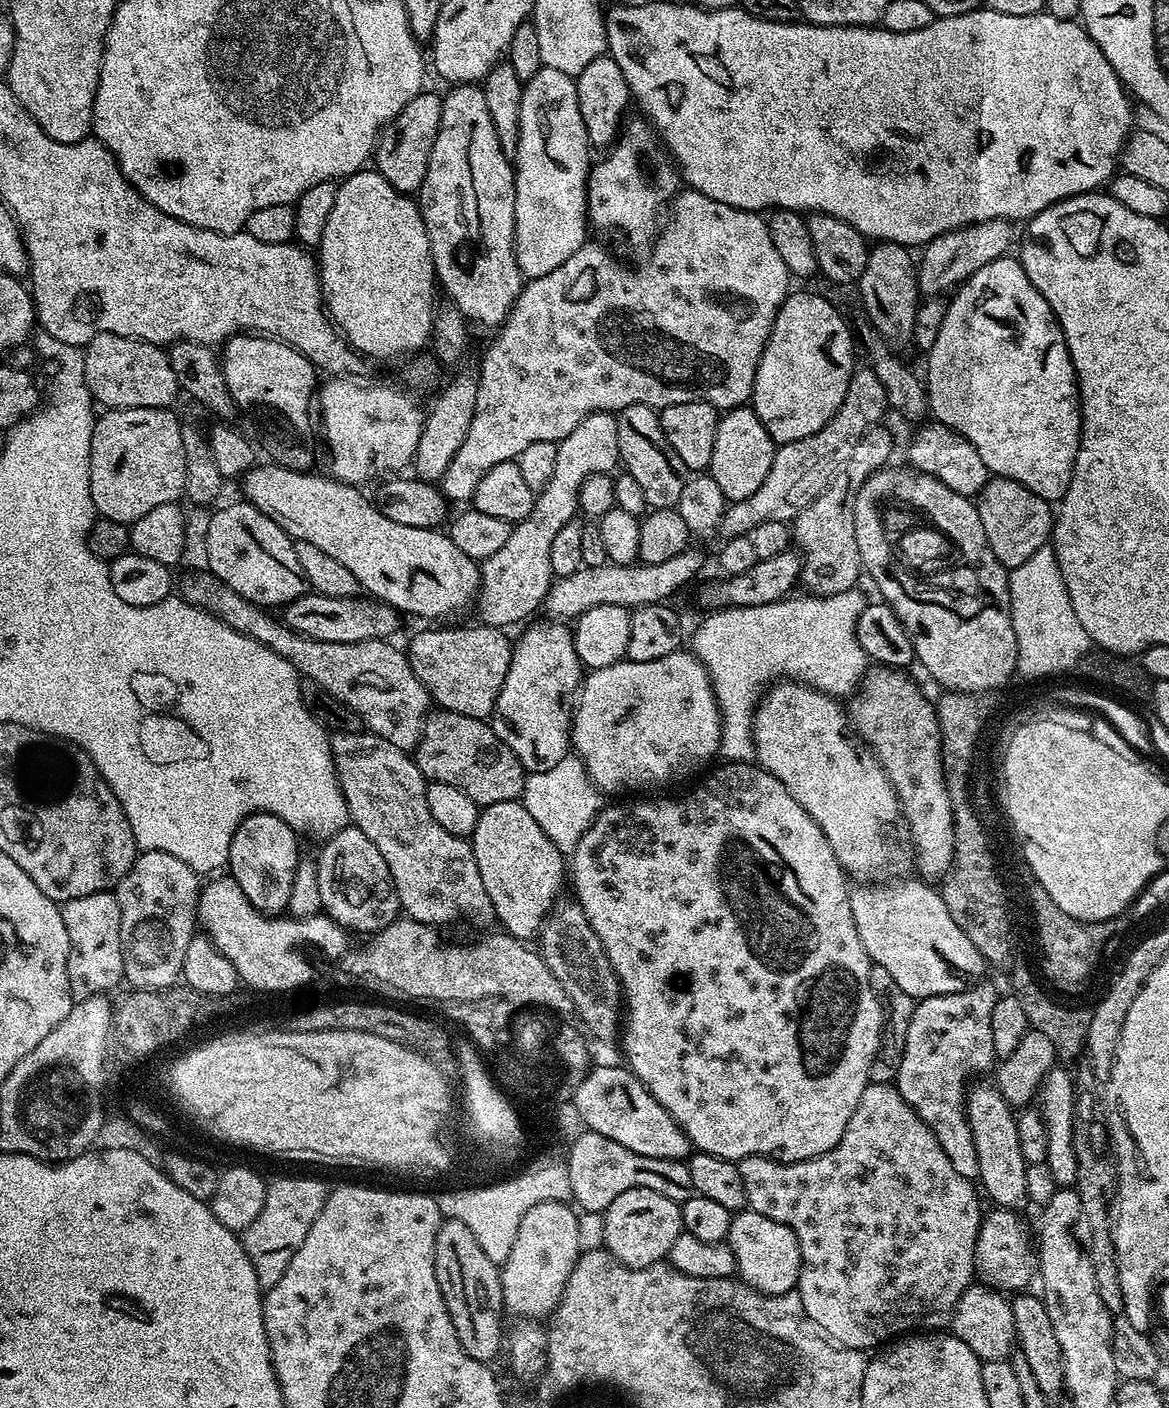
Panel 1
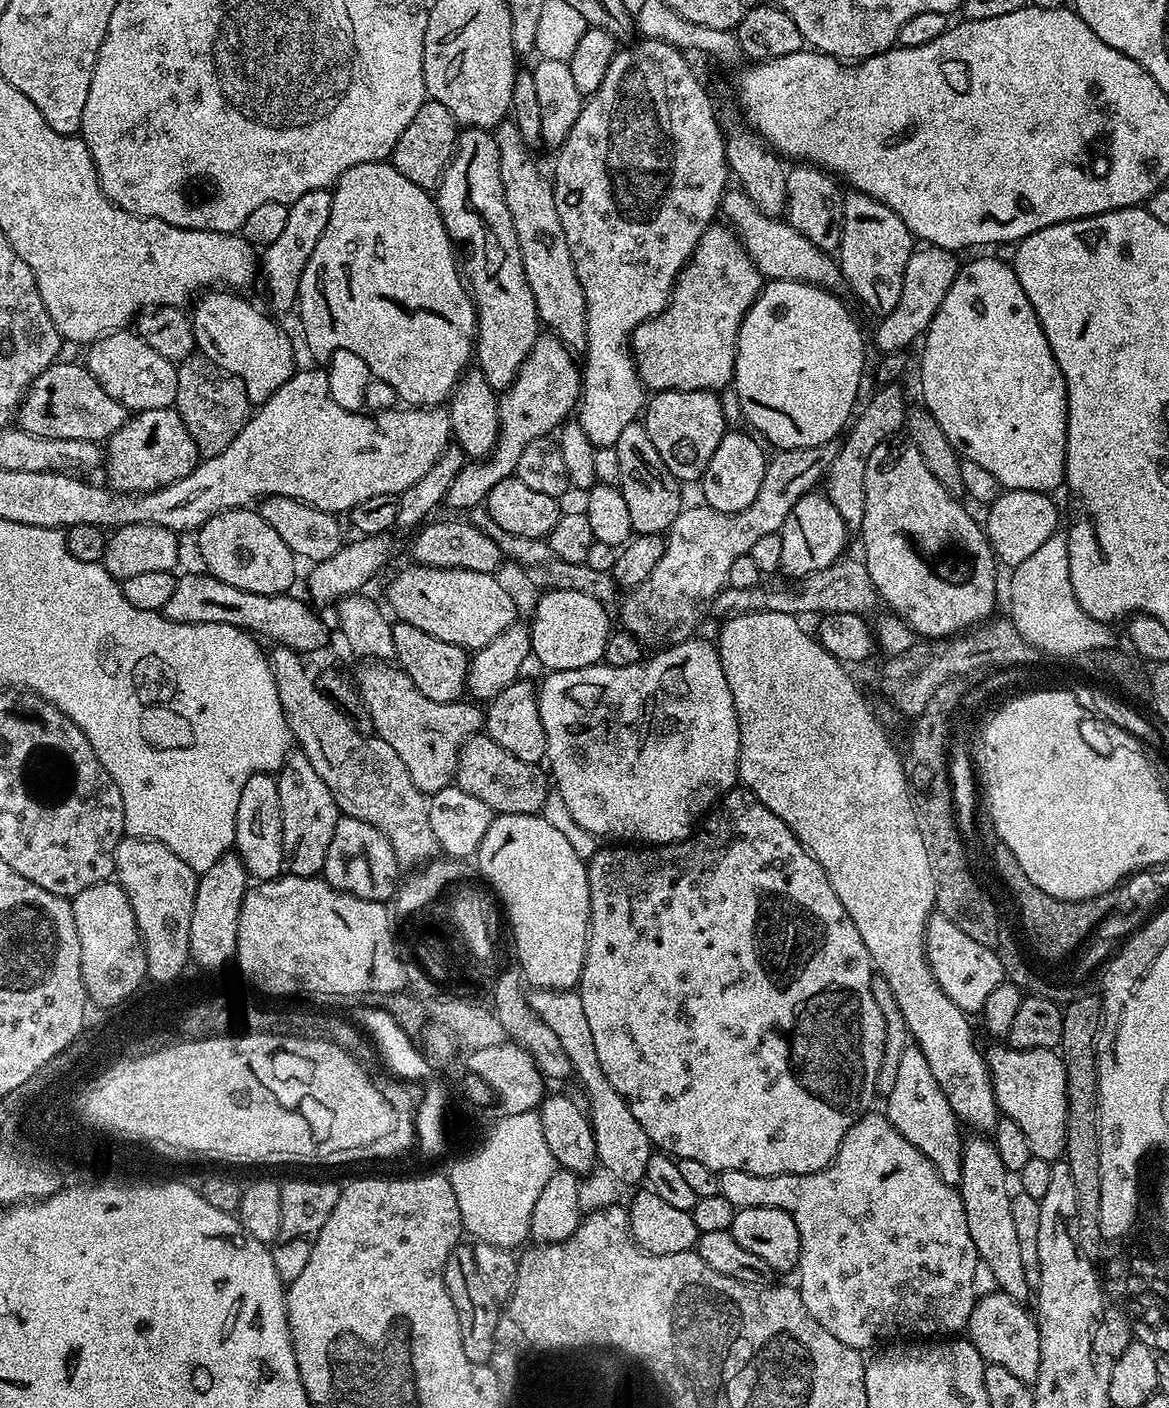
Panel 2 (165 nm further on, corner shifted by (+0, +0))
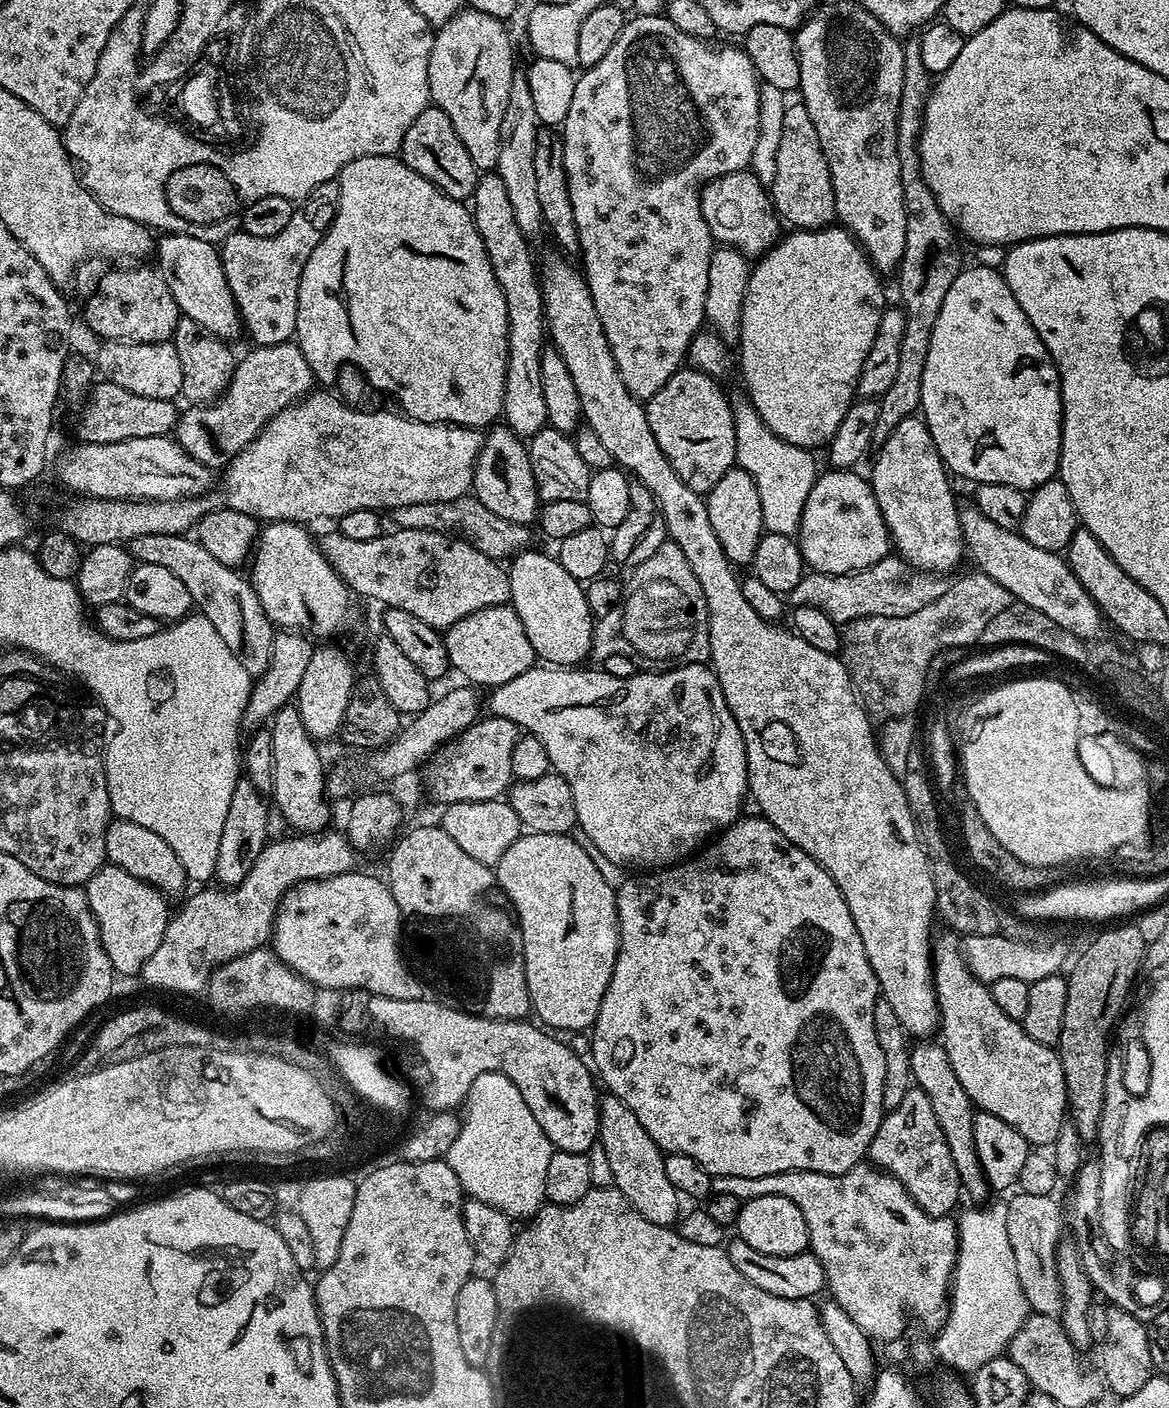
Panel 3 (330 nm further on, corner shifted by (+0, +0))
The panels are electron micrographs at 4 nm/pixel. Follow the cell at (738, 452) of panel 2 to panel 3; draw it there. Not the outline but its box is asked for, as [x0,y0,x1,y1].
[706,466,764,566]

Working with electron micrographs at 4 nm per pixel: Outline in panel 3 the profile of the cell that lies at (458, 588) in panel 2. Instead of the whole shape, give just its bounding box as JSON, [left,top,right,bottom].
[443,604,538,690]

